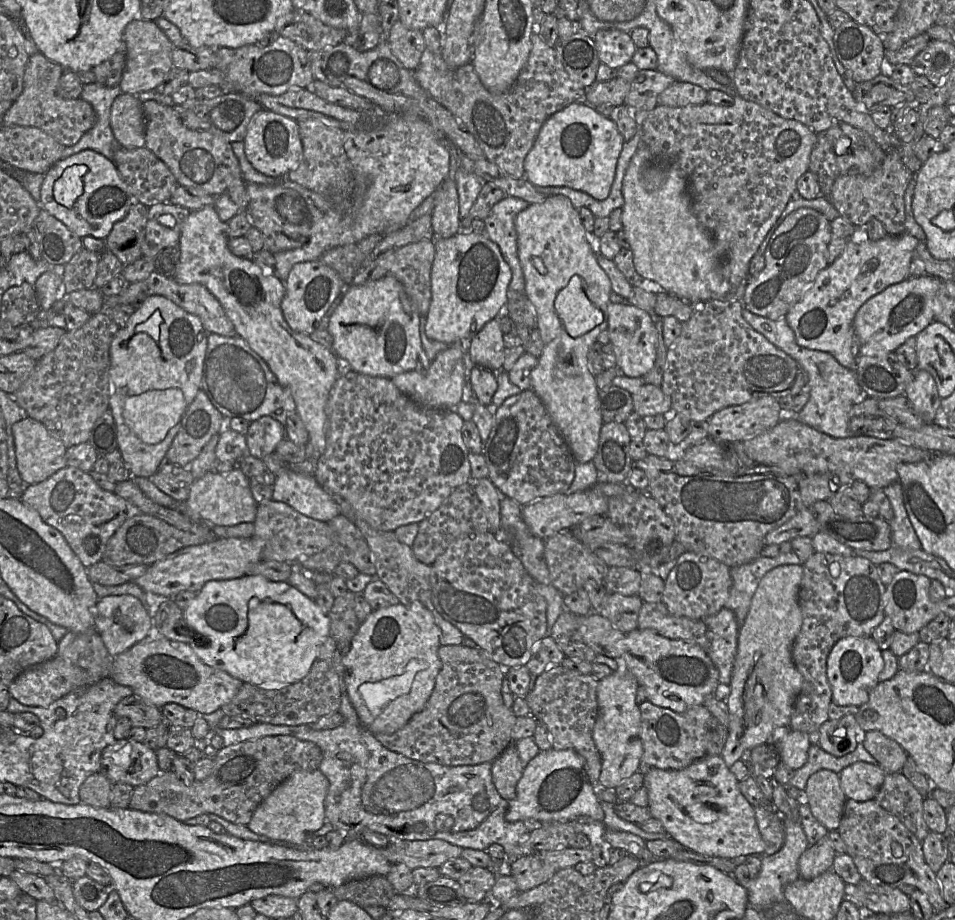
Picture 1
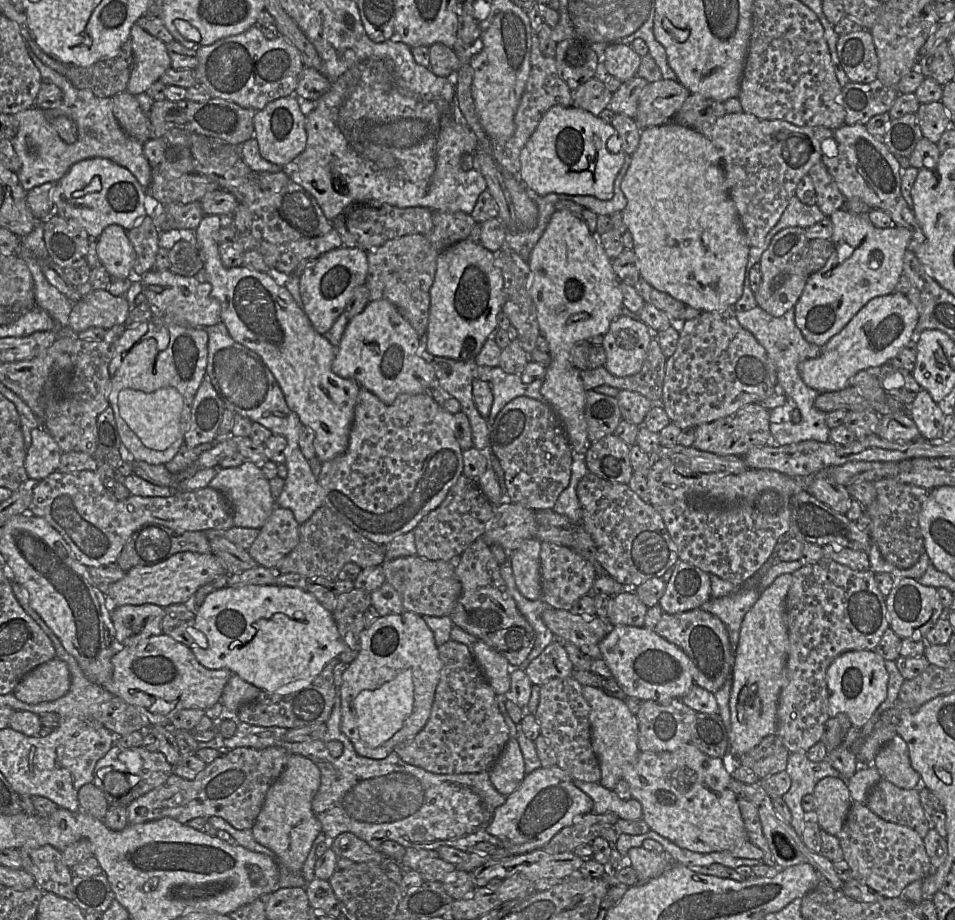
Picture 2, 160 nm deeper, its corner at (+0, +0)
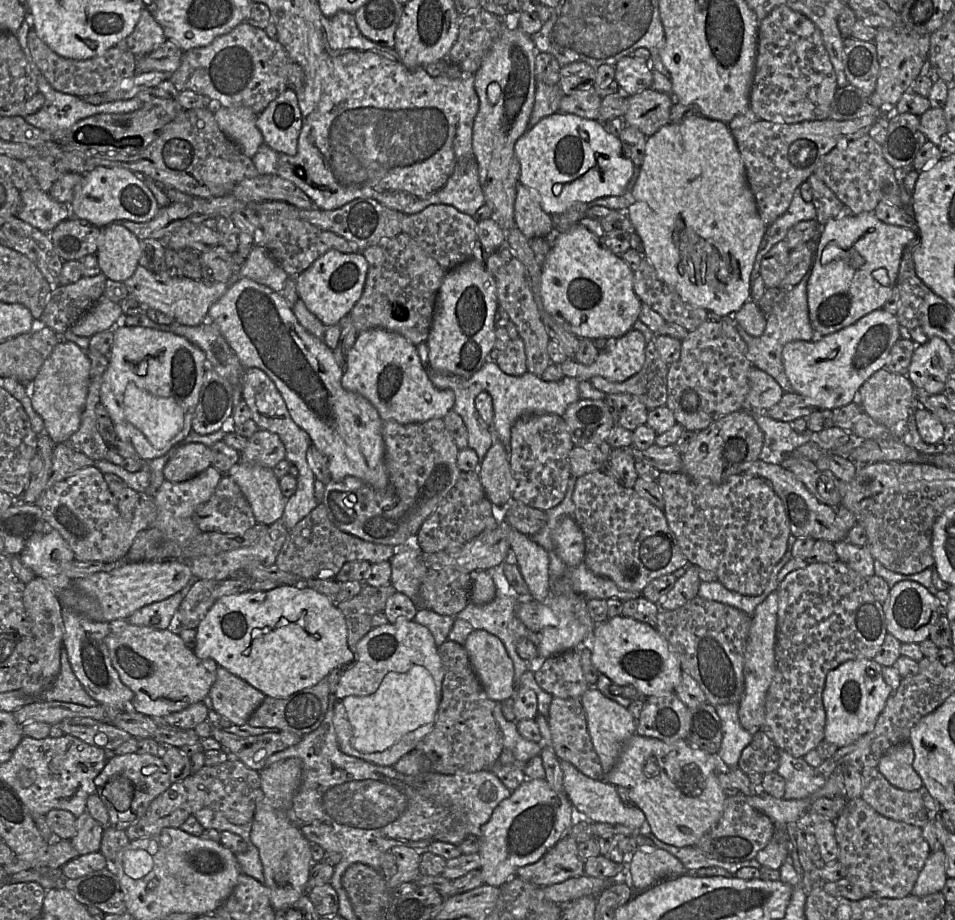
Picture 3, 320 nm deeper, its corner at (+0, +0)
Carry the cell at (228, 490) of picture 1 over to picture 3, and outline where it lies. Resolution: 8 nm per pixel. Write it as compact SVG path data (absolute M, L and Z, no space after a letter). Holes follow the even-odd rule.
M240 461L223 475L228 475L240 487L257 523L270 526L282 518L287 498L272 469Z

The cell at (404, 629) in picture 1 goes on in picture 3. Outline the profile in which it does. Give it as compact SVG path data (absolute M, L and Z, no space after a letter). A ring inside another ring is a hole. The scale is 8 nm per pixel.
M402 620L372 628L358 642L355 663L344 670L335 691L333 725L340 750L375 765L393 766L433 729L443 678L438 647L427 627L414 620Z

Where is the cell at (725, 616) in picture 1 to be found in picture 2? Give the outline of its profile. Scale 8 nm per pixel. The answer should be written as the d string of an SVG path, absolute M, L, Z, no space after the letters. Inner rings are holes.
M760 584L759 588L739 588L737 592L725 597L711 598L701 606L704 611L717 616L725 624L734 655L739 642L742 622L762 592Z

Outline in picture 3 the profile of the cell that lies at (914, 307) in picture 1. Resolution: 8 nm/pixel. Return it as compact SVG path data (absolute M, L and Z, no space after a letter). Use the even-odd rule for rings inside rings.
M877 309L818 341L787 343L782 351L785 372L793 392L803 396L817 410L841 408L856 402L861 385L885 366L893 345L900 338L897 316Z

